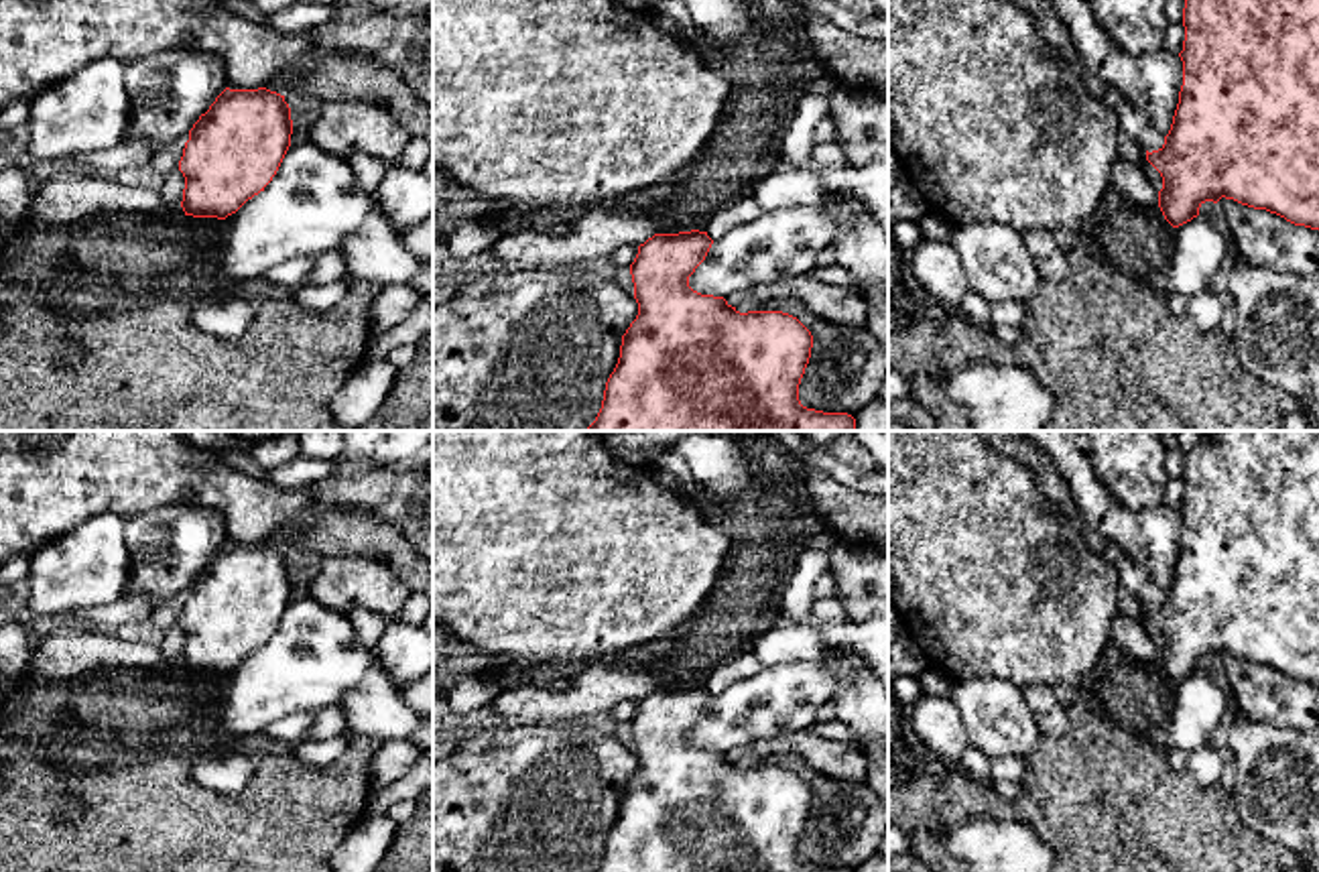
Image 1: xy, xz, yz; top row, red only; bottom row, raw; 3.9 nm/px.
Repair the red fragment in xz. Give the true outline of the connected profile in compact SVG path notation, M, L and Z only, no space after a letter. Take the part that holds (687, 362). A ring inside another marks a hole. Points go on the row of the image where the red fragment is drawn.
M691 230L679 234L654 234L638 246L638 254L630 264L638 315L622 335L620 358L606 382L602 409L585 431L858 431L856 419L847 413L823 413L801 404L799 384L811 358L813 335L797 317L782 311L740 313L724 297L701 295L689 287L689 276L705 260L711 244L713 240L707 232Z

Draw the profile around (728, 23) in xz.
M681 0L701 37L724 47L740 47L756 33L746 0Z

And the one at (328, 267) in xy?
M329 250L329 252L313 256L309 276L305 278L303 285L307 283L327 285L327 283L335 283L341 278L350 278L346 258L339 250Z

